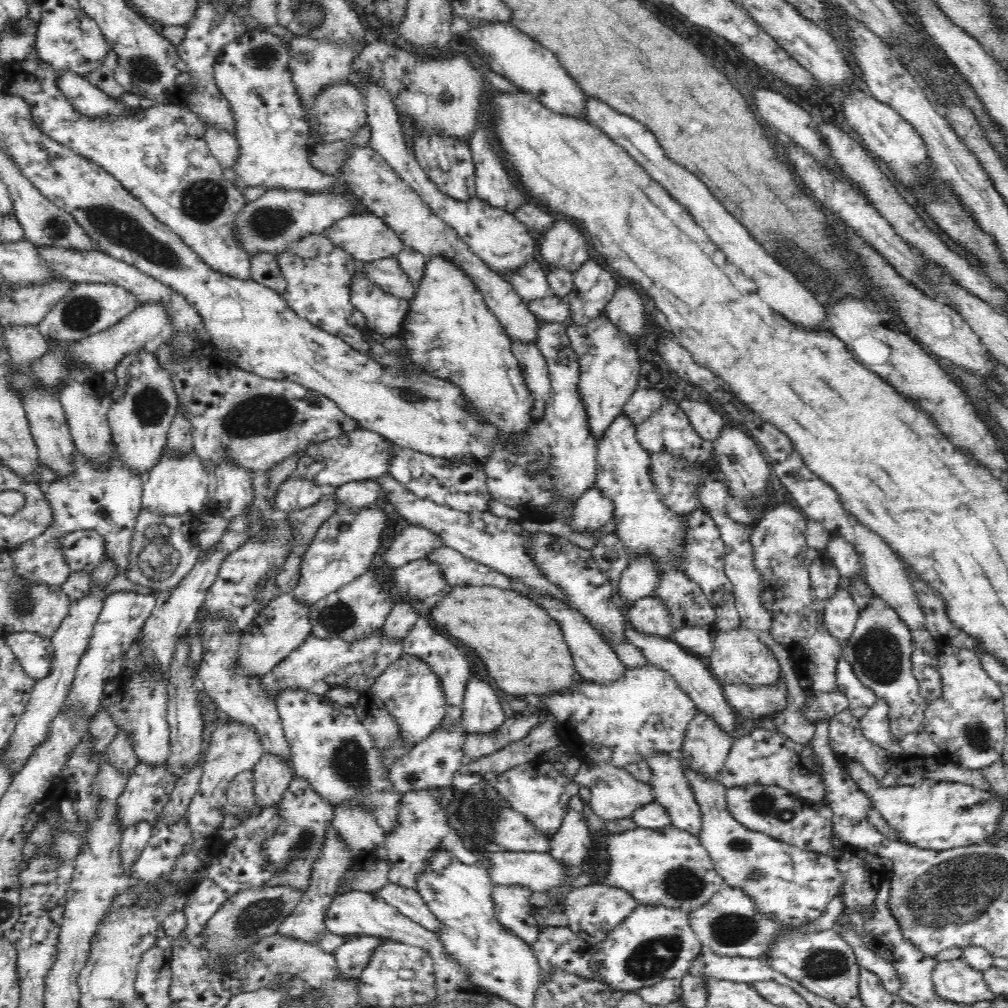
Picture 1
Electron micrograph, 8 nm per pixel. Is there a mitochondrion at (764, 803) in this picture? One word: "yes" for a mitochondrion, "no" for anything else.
yes

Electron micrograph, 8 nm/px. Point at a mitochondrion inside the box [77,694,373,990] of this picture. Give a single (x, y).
(255, 917)

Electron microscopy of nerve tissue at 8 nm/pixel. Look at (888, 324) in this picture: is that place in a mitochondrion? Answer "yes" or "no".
no

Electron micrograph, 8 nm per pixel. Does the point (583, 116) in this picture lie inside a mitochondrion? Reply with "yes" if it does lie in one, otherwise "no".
no

